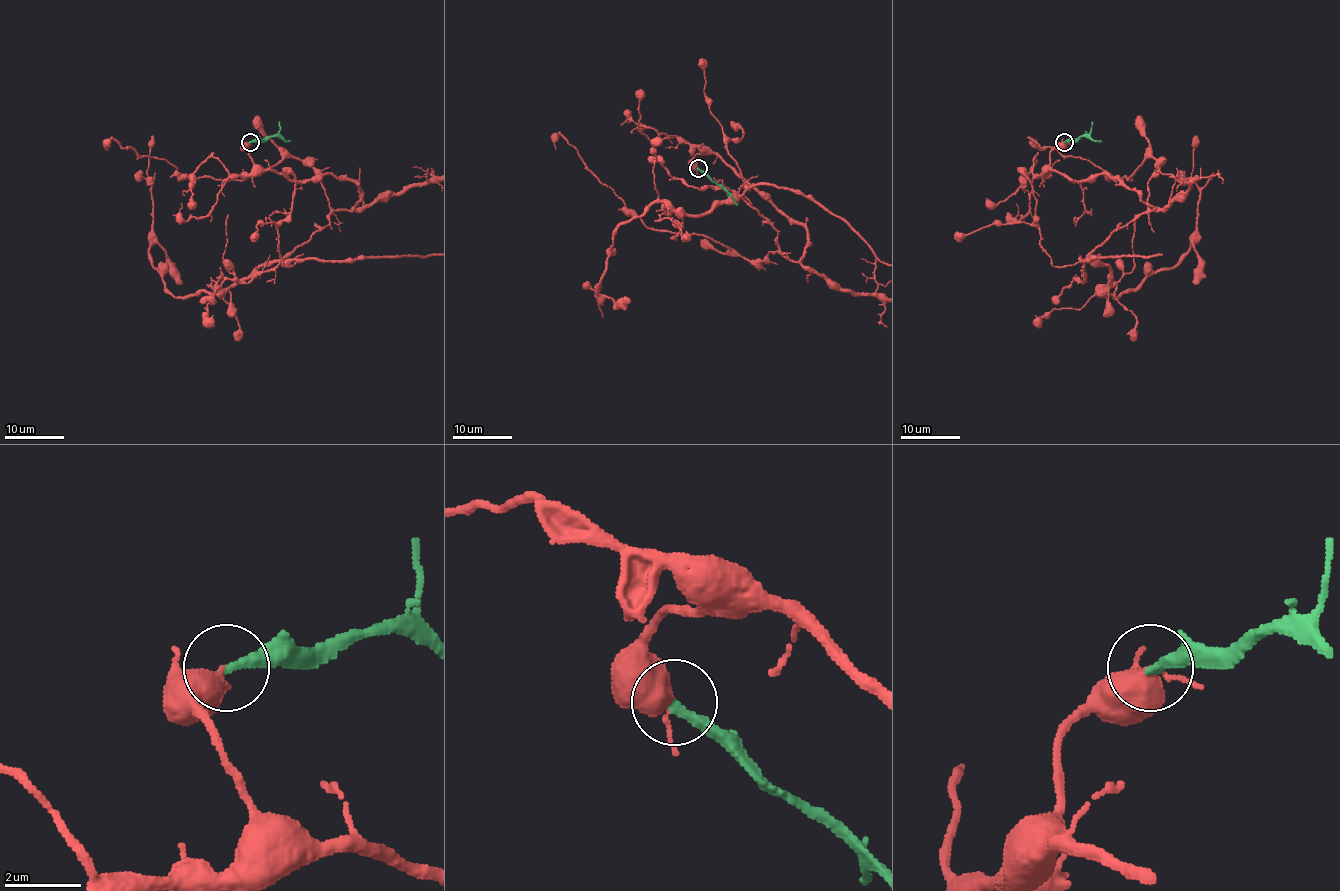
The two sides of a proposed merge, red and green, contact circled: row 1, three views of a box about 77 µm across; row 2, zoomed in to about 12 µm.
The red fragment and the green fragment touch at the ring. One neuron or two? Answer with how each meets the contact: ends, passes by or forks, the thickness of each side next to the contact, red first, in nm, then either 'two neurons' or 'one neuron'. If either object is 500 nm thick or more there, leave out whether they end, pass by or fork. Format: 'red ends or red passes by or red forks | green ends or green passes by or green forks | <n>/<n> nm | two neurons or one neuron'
red passes by | green ends | 320/280 nm | two neurons

